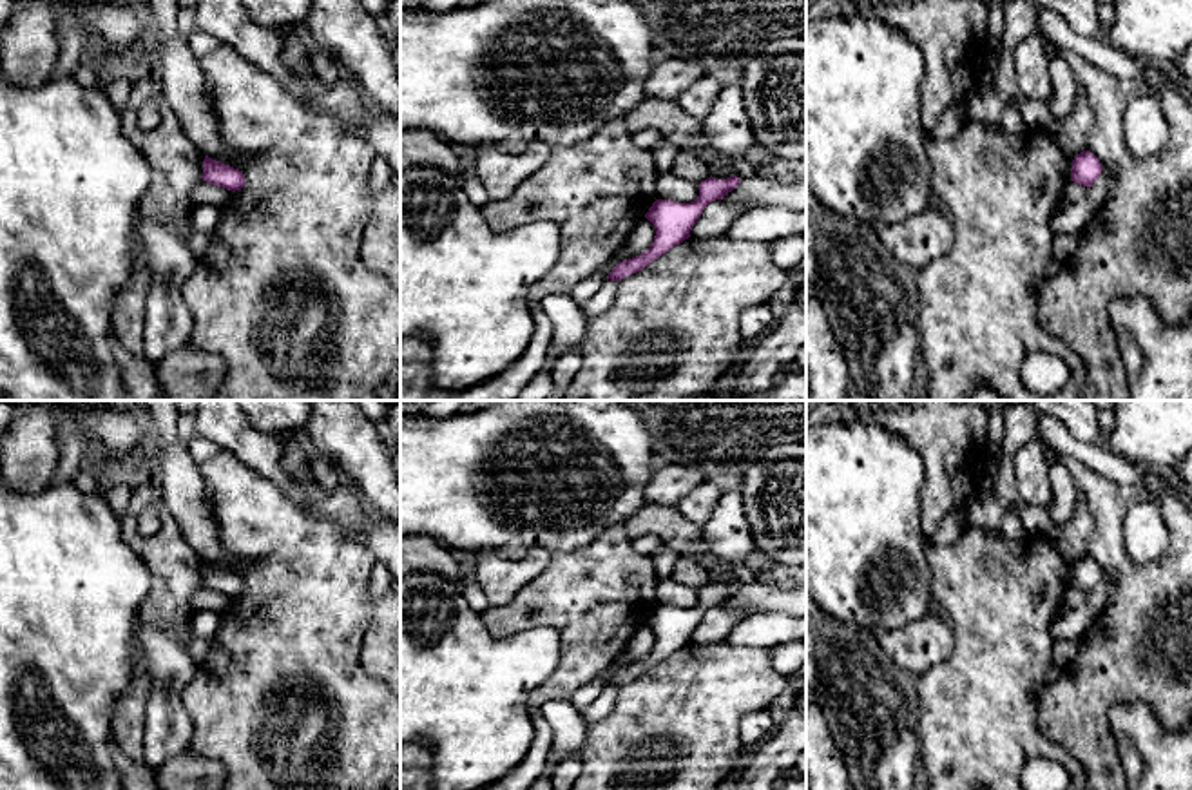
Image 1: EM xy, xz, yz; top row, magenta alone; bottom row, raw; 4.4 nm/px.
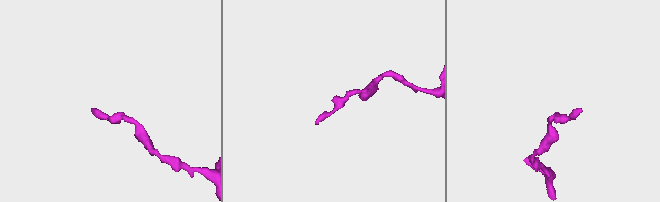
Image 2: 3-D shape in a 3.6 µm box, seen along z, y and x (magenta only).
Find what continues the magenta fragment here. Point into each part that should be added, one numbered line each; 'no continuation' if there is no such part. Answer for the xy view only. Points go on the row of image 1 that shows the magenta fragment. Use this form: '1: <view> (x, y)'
no continuation

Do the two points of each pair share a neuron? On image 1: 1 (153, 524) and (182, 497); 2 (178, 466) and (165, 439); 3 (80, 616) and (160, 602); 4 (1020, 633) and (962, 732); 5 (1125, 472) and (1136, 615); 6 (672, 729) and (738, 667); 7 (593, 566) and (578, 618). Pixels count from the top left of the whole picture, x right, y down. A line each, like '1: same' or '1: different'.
1: different
2: same
3: different
4: same
5: different
6: same
7: same

